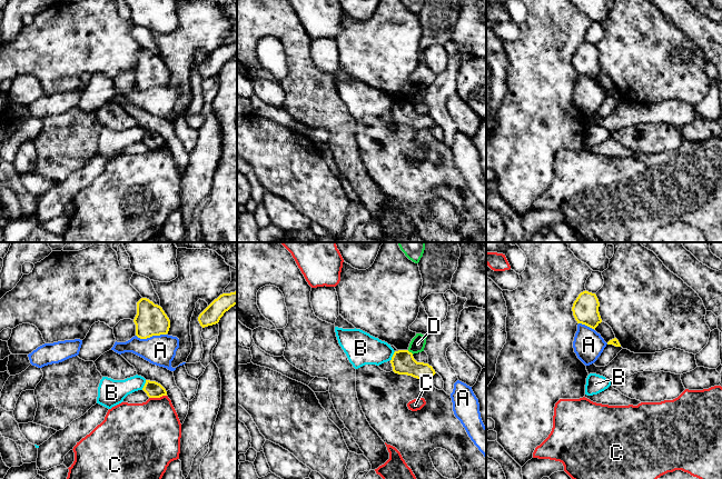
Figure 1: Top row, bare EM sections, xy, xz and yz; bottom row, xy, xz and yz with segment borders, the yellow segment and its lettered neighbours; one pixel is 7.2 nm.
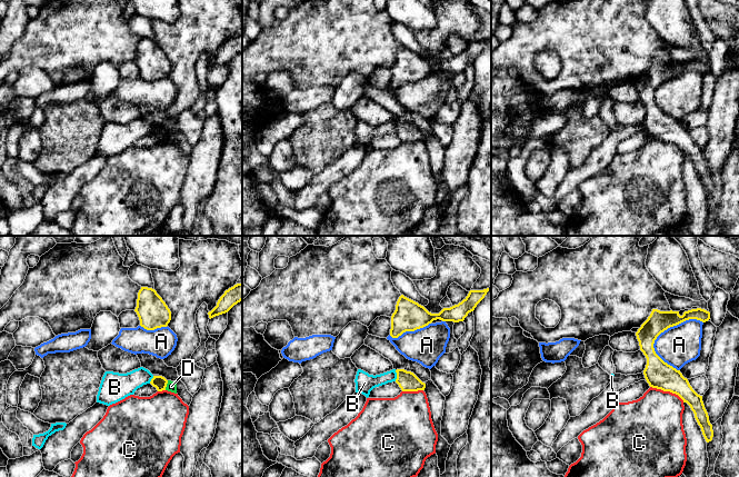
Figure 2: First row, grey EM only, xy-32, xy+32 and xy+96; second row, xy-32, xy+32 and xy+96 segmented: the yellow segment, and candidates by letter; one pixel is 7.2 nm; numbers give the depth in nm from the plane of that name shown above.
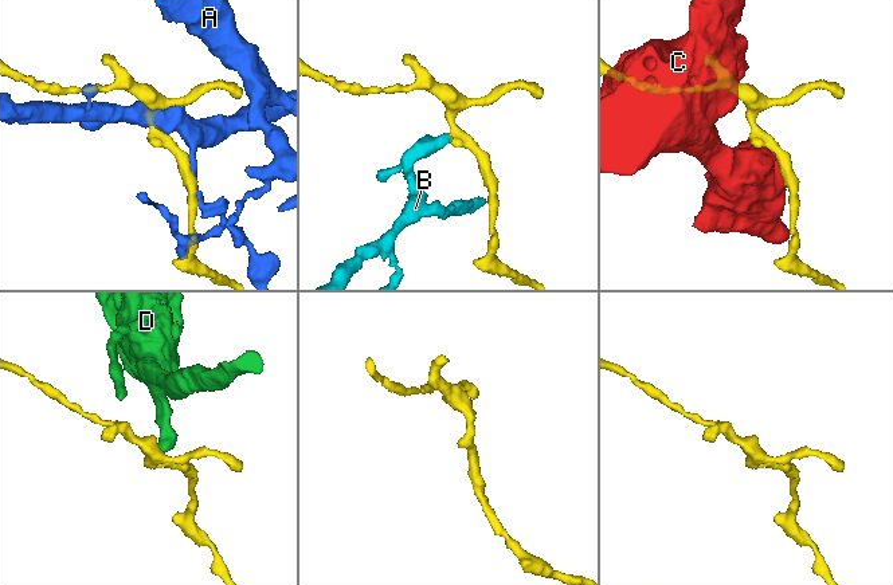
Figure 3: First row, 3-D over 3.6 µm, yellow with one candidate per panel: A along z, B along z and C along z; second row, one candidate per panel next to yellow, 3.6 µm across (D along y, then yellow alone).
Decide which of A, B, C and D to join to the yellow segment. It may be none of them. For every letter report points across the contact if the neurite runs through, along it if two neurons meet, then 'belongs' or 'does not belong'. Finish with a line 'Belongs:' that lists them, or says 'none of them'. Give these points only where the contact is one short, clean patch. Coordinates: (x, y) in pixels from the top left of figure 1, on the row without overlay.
A: does not belong
B: border along xy (146, 131), (141, 140); does not belong
C: does not belong
D: border along xz (407, 101), (413, 105); does not belong
Belongs: none of them

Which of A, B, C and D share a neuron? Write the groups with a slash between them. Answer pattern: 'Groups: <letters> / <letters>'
Groups: A / B / C / D

